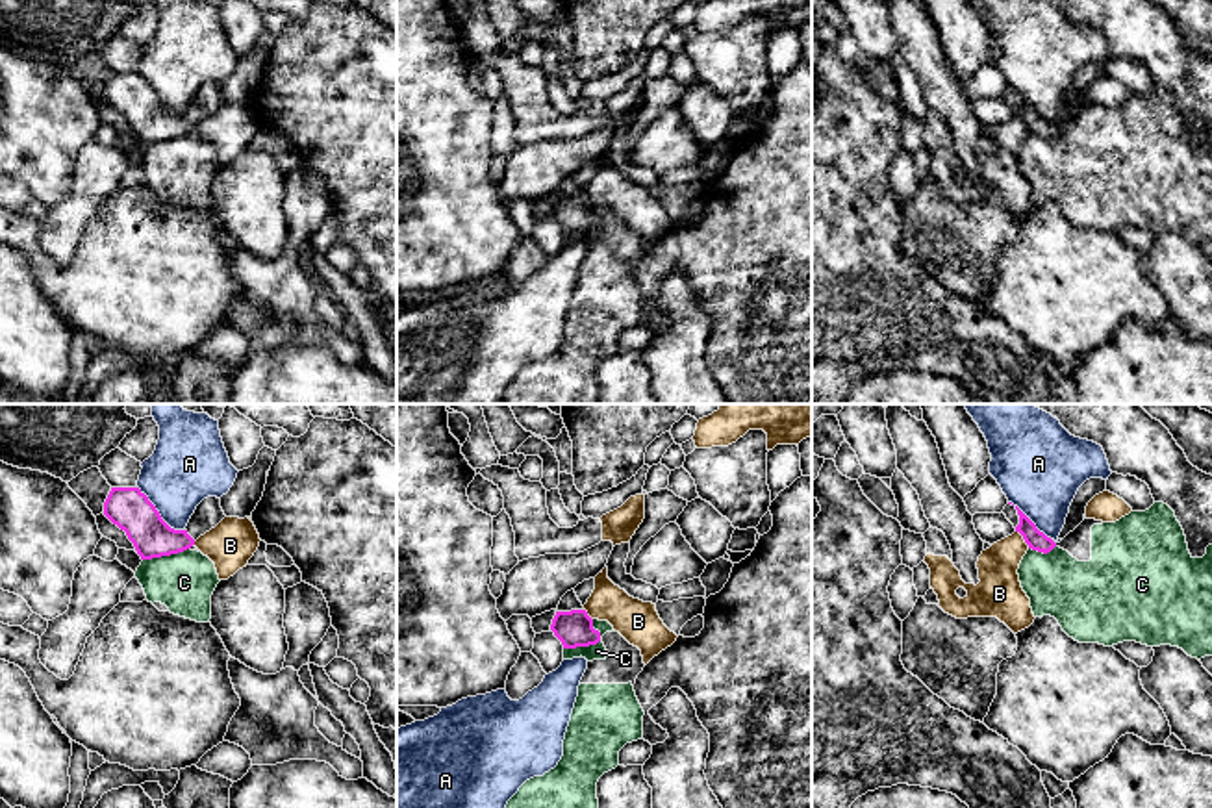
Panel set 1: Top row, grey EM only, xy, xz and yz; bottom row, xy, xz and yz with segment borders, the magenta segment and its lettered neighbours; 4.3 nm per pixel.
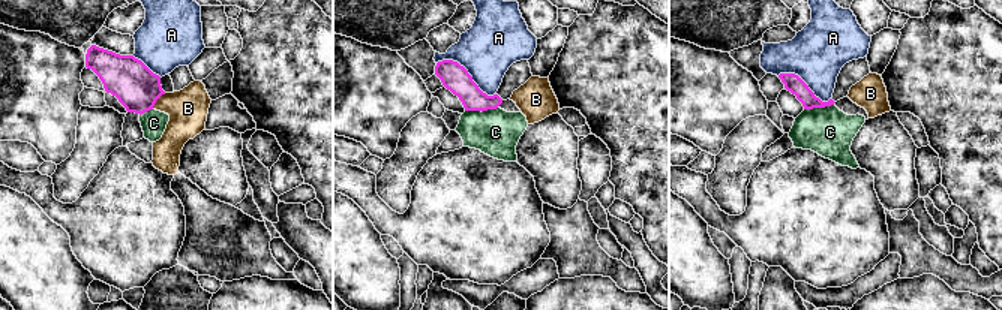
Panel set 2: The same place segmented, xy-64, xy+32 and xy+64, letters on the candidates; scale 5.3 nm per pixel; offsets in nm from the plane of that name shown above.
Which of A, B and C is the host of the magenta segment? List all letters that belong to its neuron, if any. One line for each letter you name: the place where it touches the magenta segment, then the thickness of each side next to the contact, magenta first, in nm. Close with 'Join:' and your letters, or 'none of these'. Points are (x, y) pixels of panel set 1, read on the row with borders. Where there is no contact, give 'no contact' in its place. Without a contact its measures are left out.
Join: none of these

